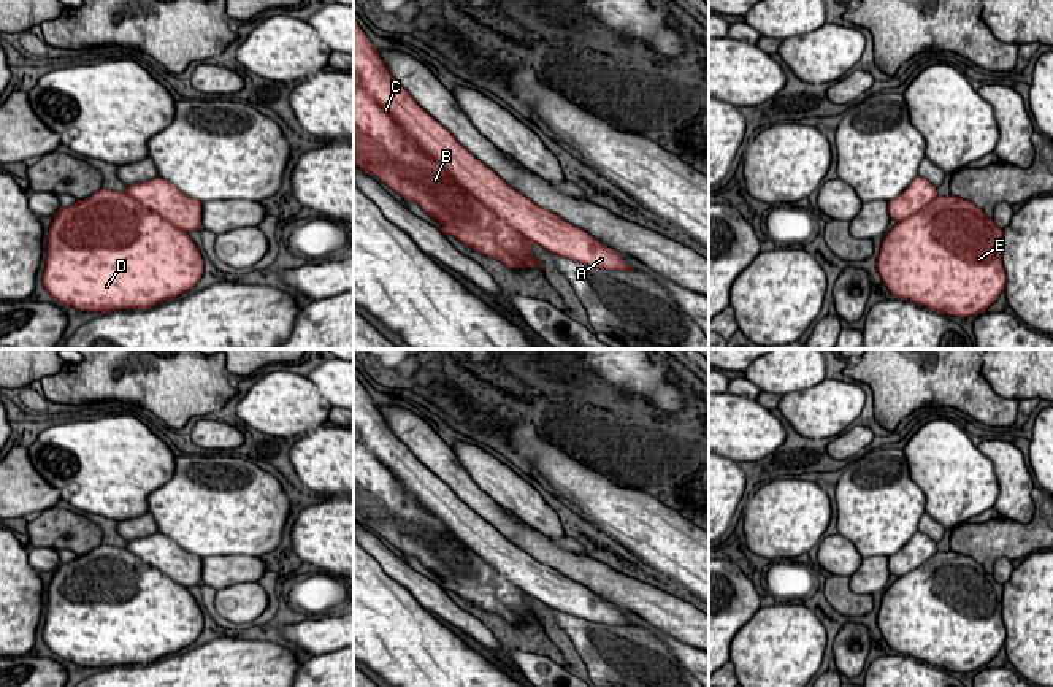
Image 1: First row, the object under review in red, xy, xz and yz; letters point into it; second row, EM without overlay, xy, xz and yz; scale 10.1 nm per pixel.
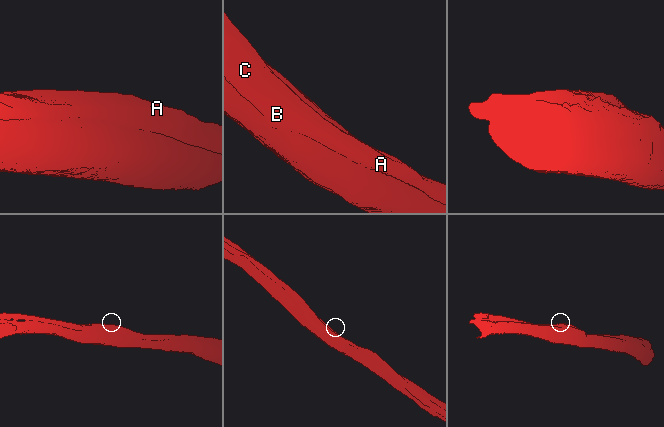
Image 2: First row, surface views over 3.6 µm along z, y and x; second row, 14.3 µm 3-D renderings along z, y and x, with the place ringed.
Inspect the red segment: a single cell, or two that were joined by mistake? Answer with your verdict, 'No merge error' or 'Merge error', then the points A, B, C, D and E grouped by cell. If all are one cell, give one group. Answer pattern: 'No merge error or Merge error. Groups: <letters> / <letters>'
Merge error. Groups: A C / B D E

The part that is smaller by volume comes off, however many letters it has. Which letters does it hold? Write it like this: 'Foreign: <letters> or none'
Foreign: A, C

